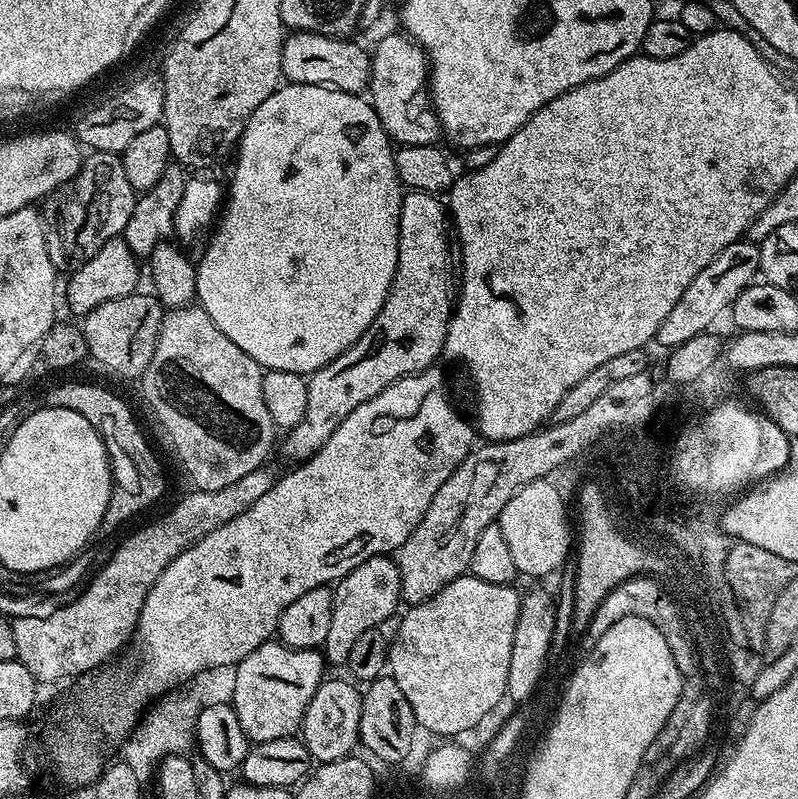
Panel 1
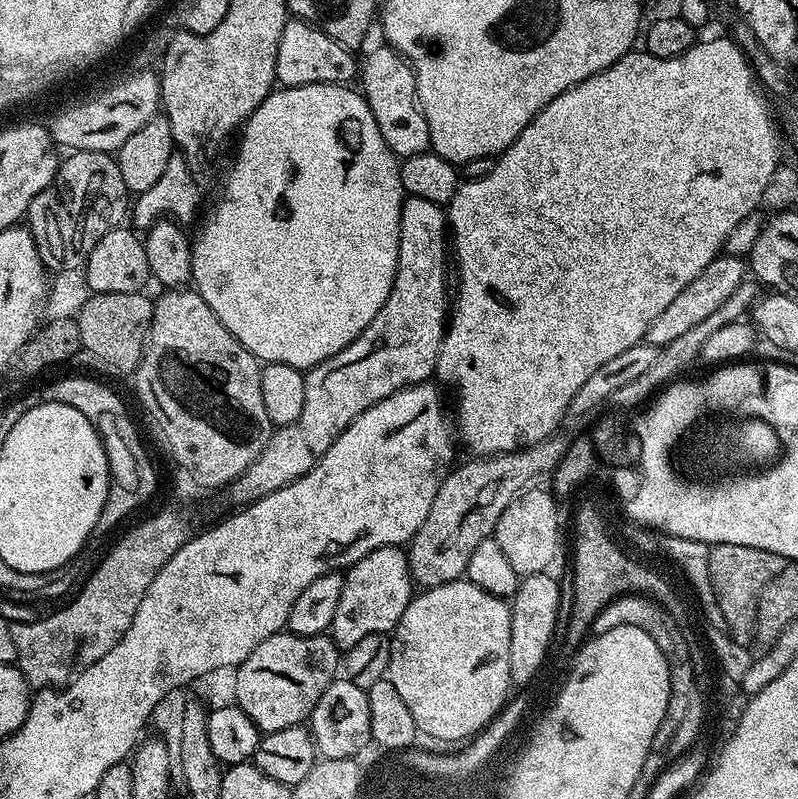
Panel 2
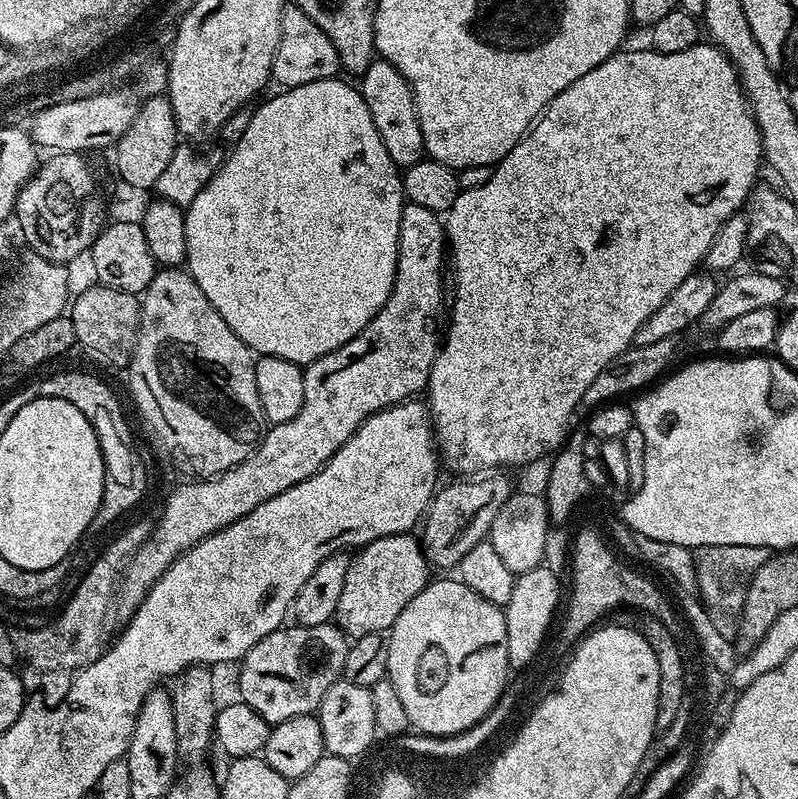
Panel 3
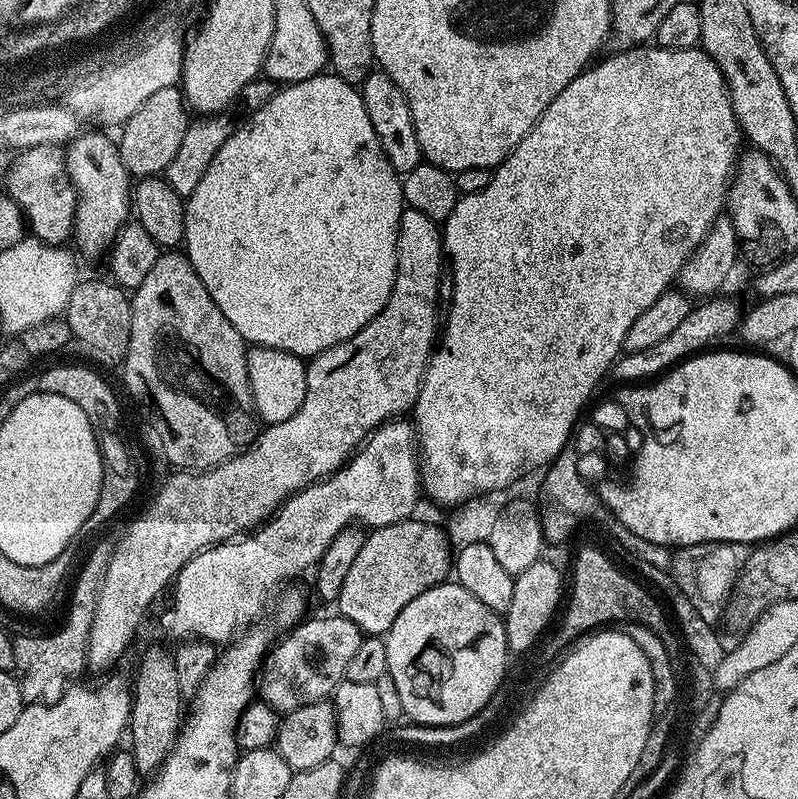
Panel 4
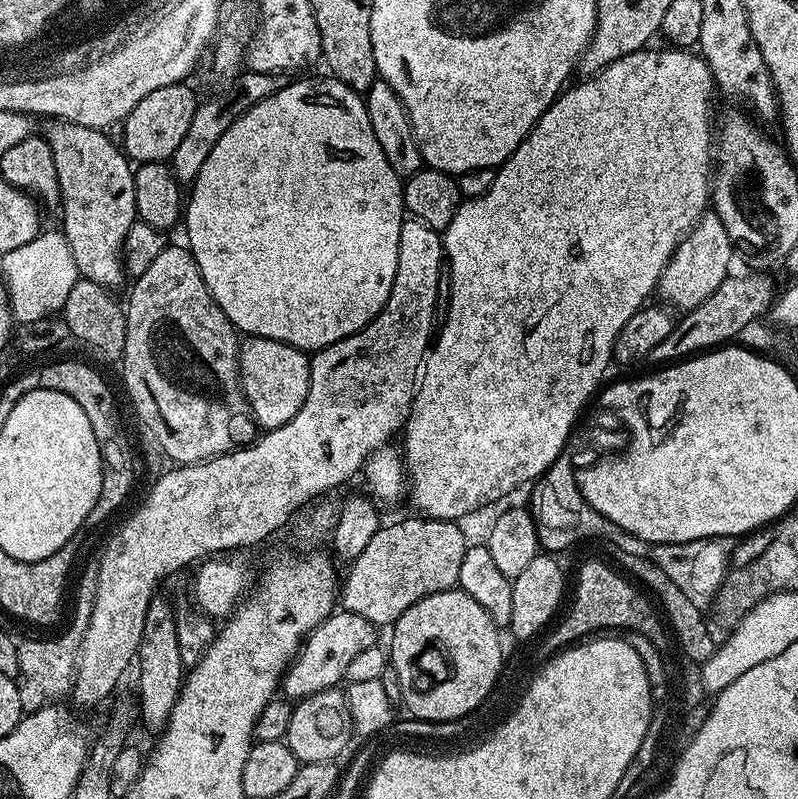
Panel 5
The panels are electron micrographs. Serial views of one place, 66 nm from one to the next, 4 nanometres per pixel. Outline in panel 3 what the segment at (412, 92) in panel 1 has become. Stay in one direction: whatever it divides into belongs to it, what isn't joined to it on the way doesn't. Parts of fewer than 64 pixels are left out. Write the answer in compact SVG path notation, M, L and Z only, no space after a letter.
M376 58L363 76L359 77L358 87L366 102L366 110L370 110L370 118L374 118L374 126L378 126L378 134L382 134L382 146L386 146L386 154L390 154L396 167L407 170L419 160L425 159L416 103L404 75L389 60Z

